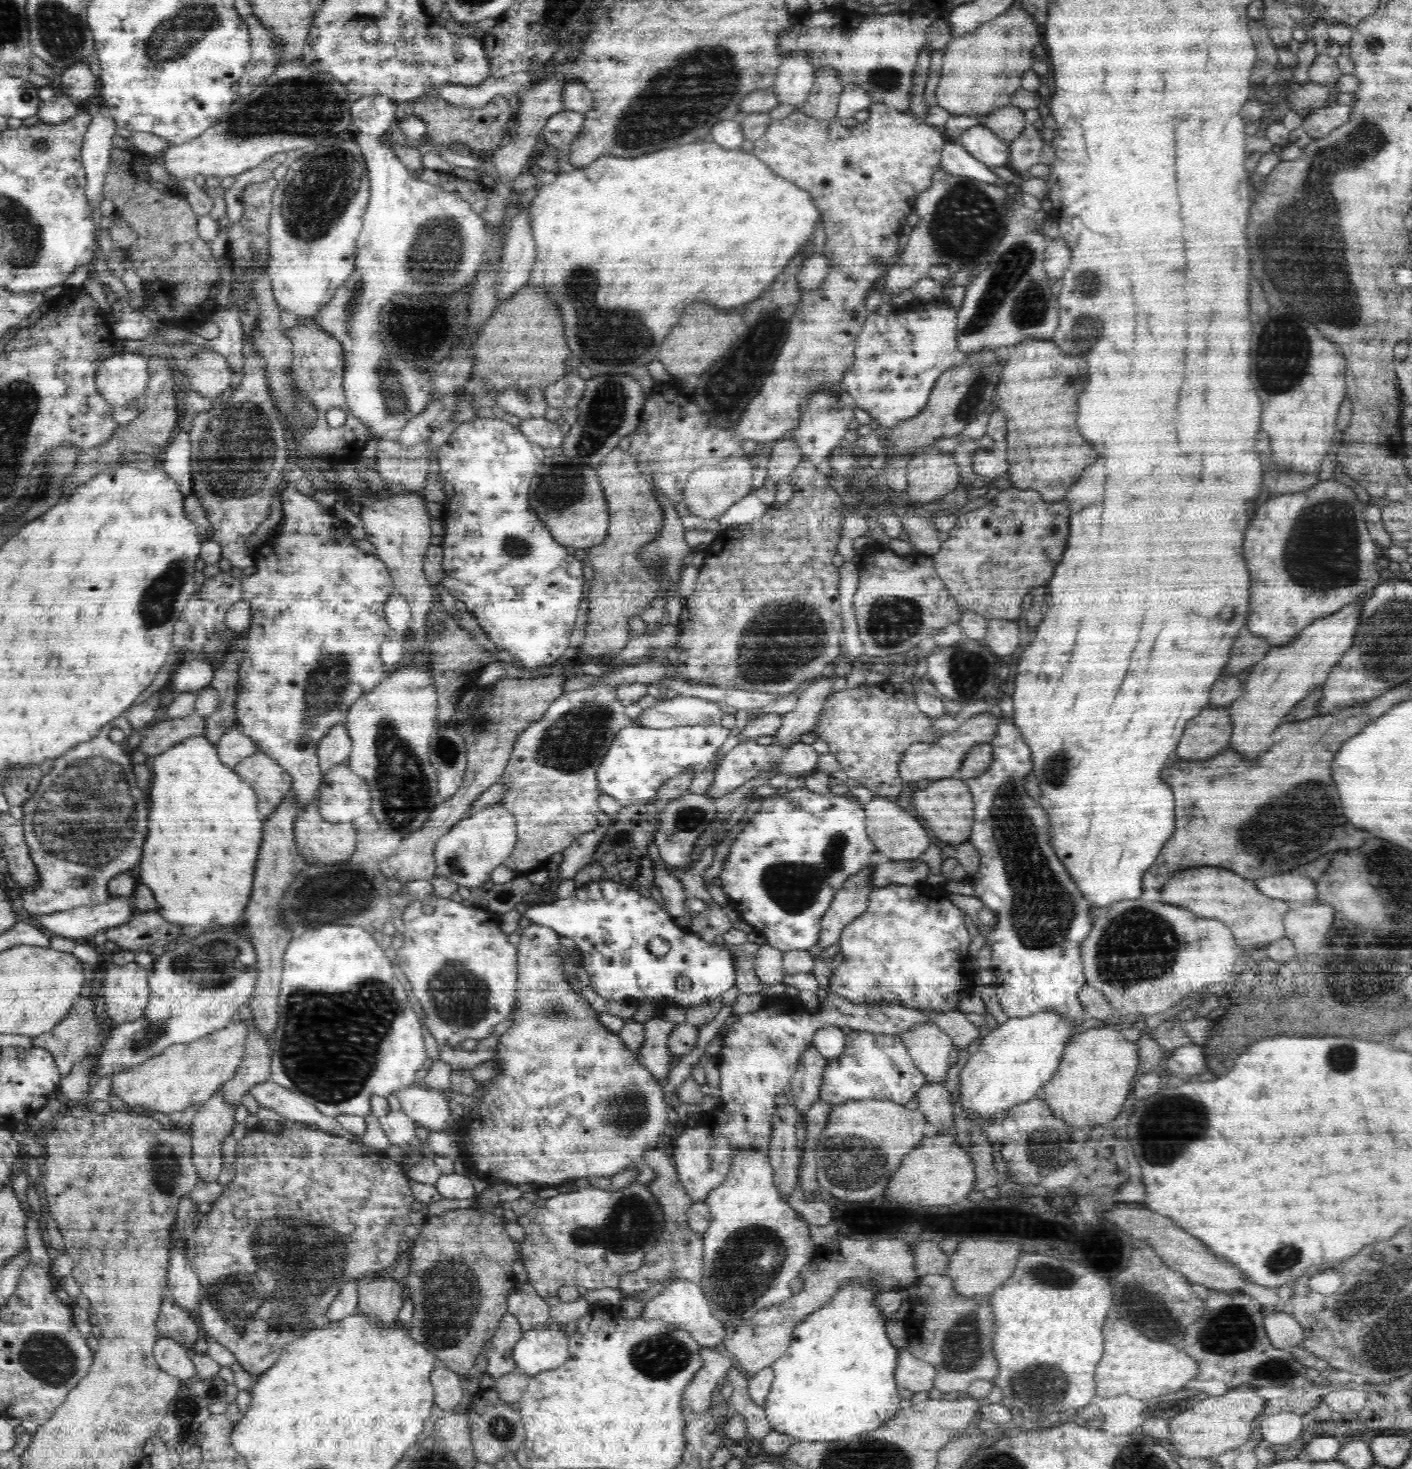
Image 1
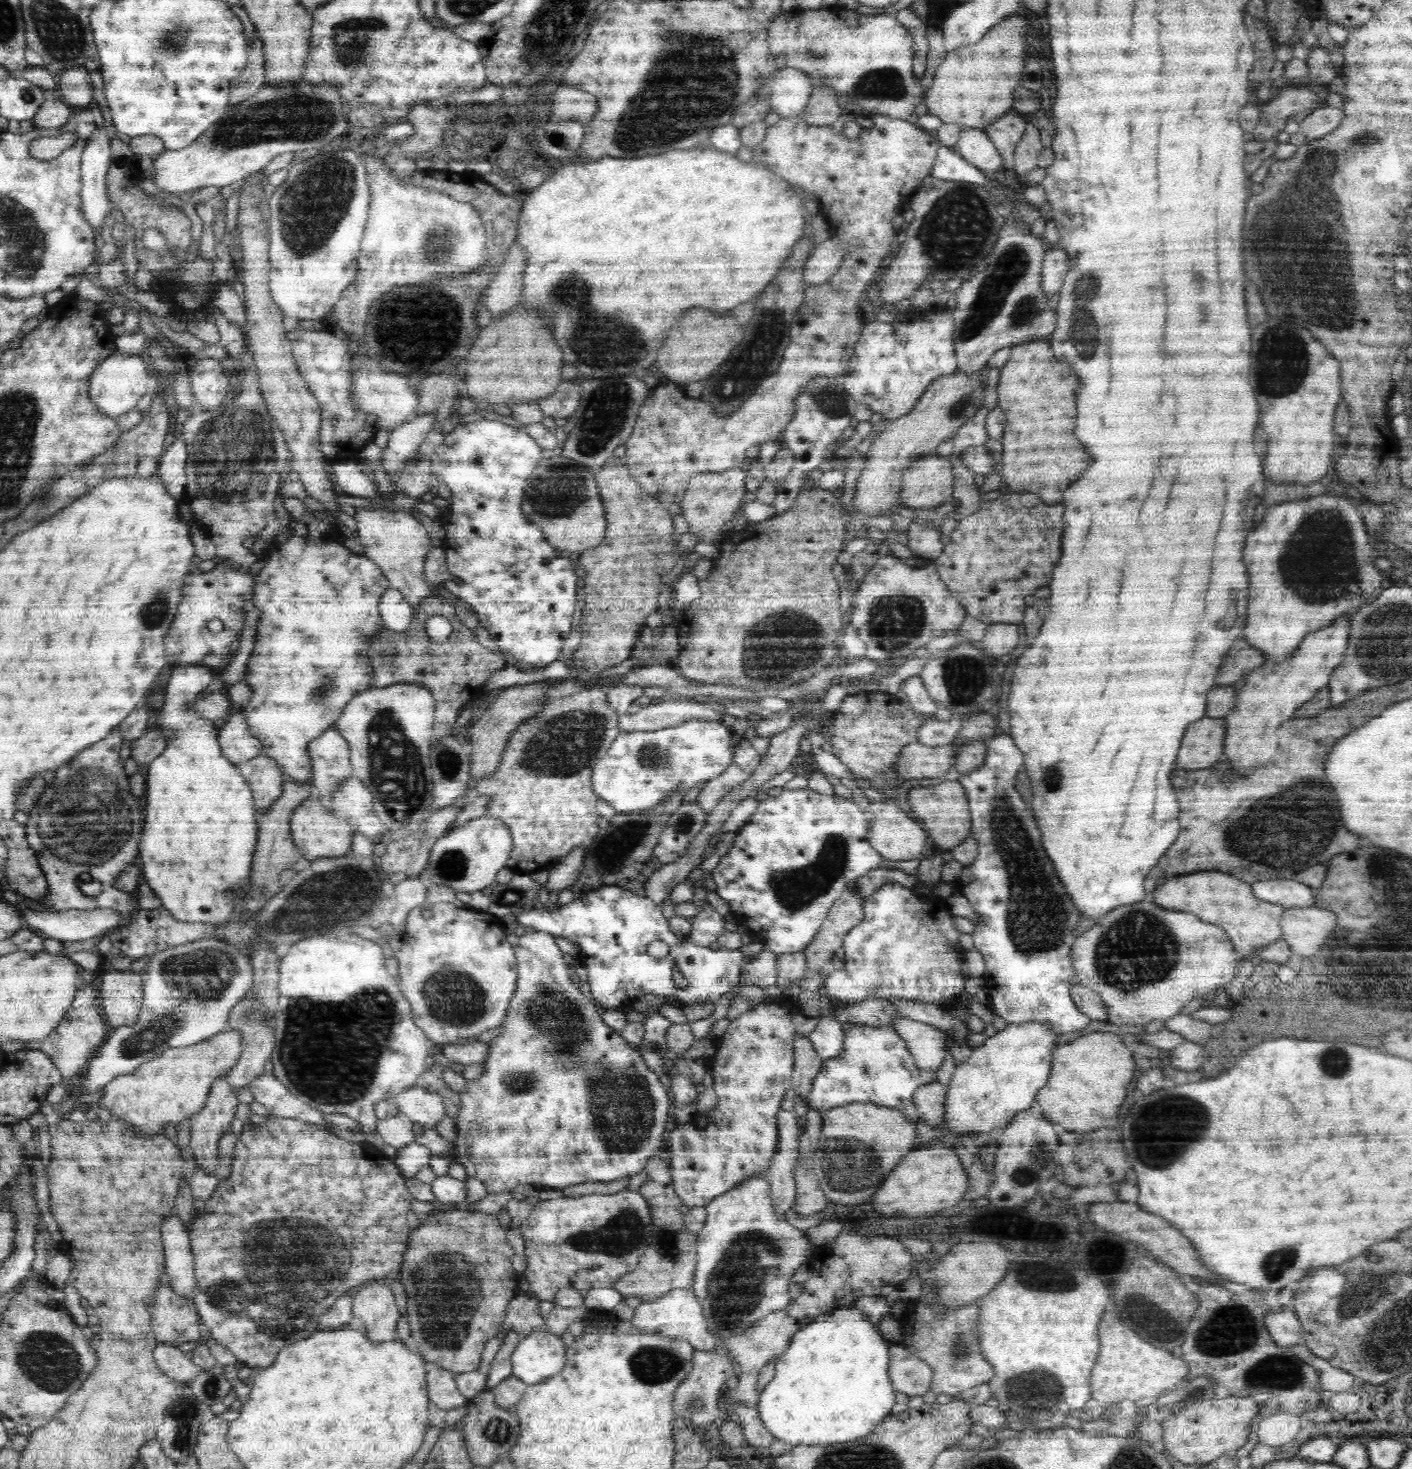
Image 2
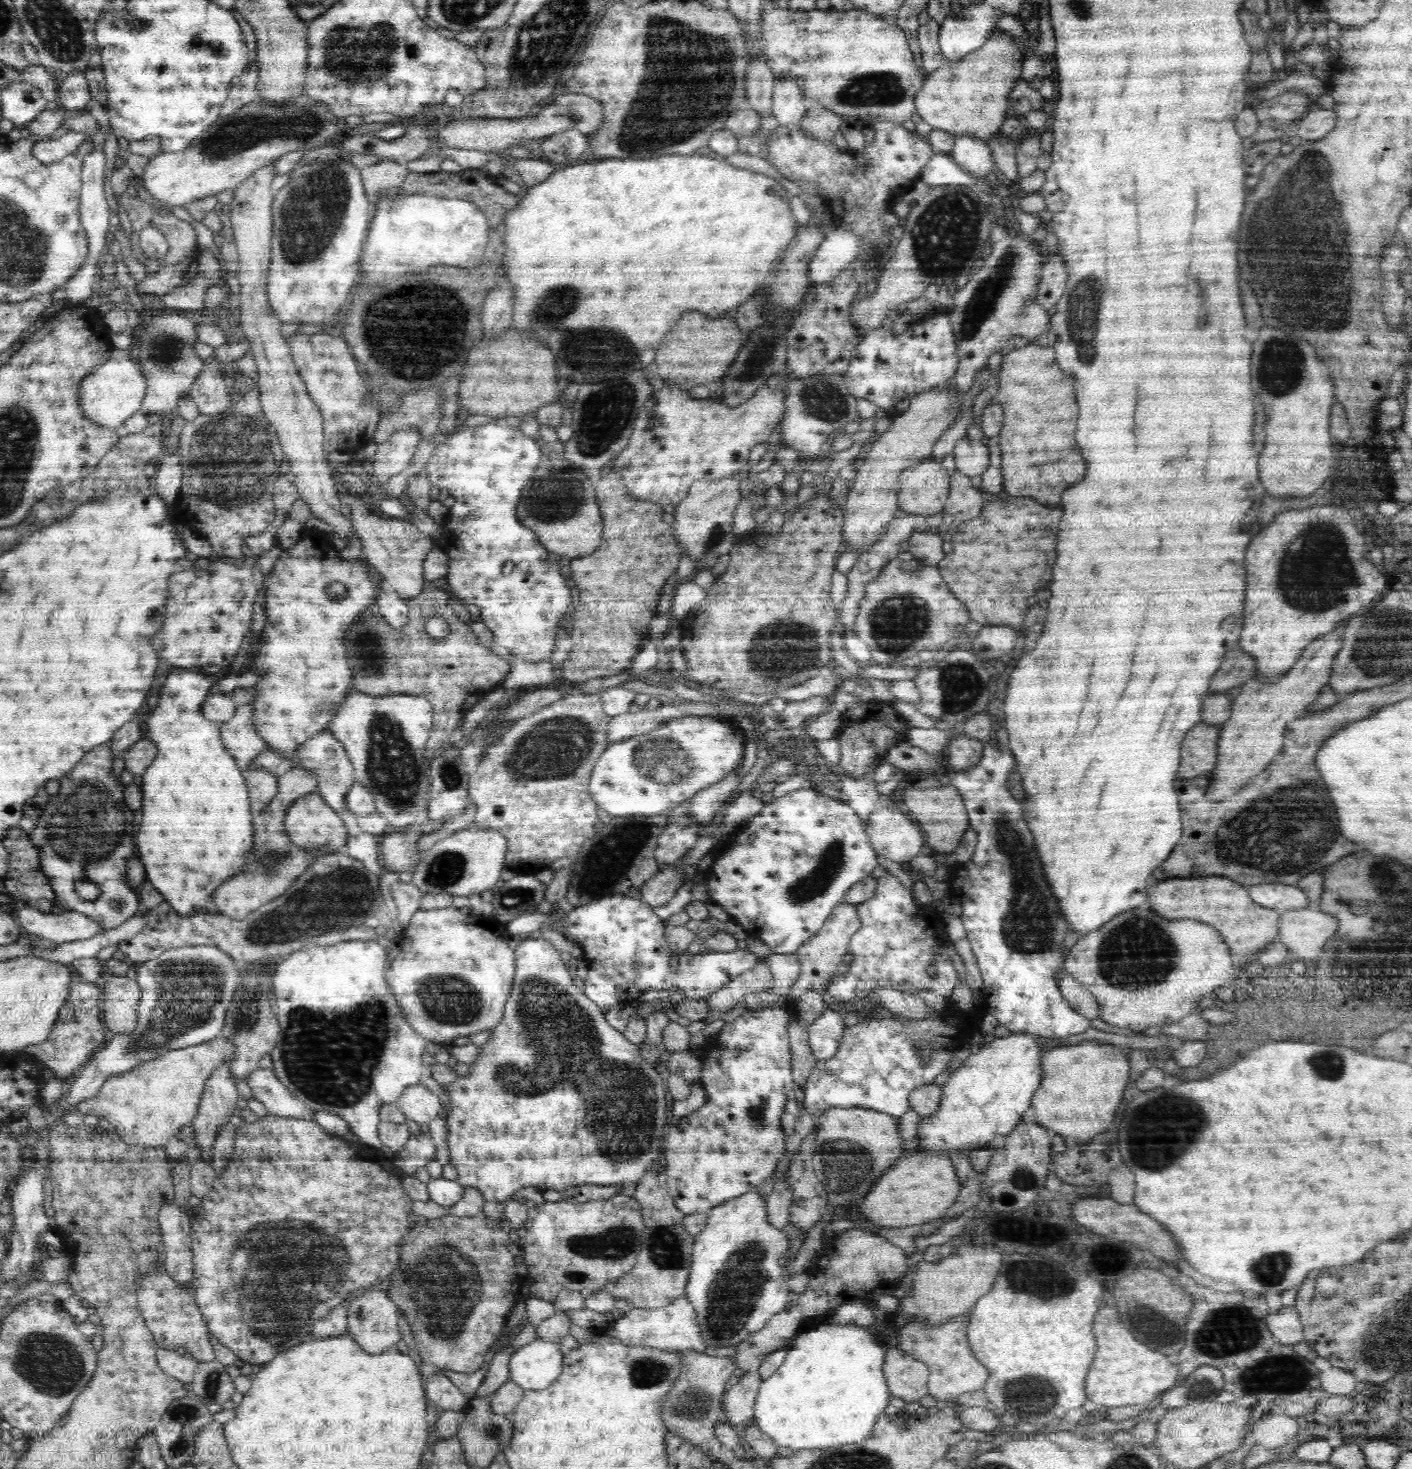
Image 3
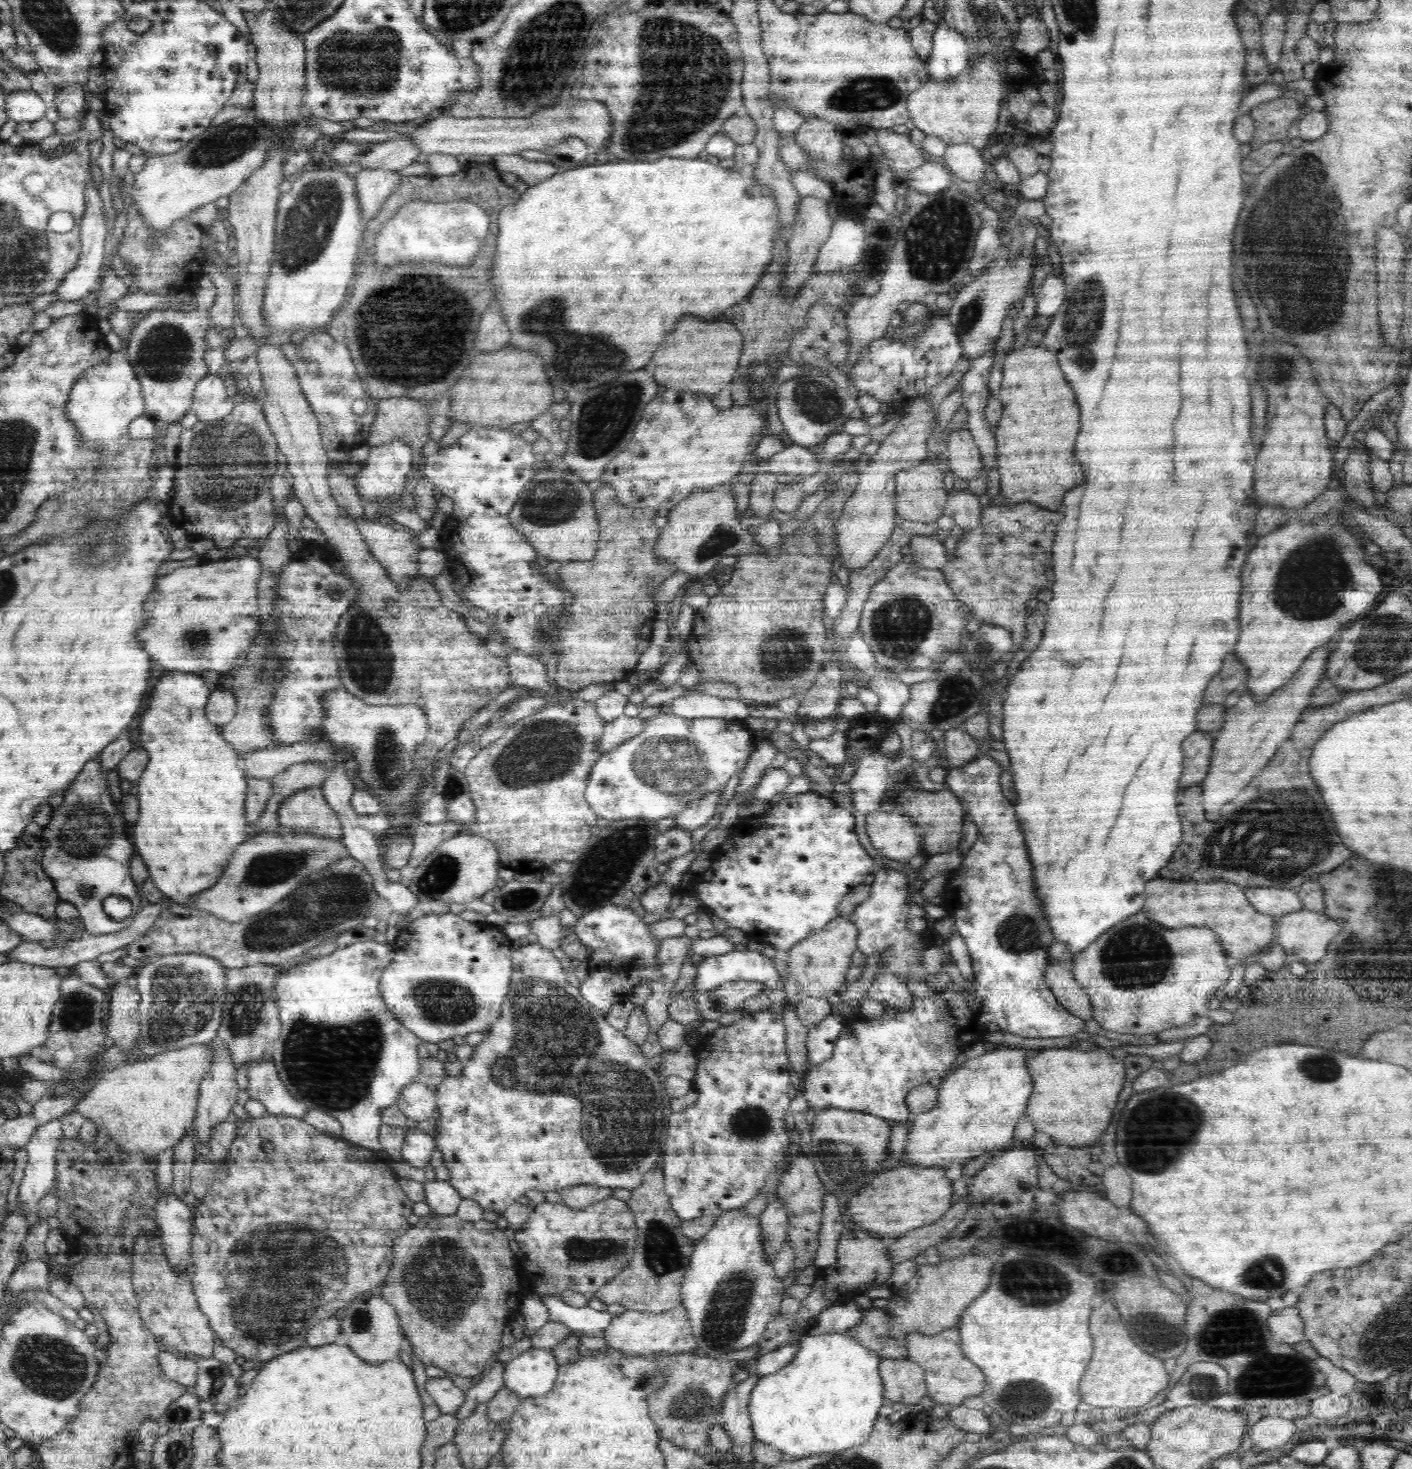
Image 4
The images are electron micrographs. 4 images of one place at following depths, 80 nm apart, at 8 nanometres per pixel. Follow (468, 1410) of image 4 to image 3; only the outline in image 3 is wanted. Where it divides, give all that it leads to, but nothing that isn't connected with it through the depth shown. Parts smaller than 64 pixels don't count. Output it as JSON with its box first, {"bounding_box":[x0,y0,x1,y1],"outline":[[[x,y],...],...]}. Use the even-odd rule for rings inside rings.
{"bounding_box":[473,1335,515,1398],"outline":[[[508,1335],[509,1343],[500,1352],[496,1353],[489,1362],[489,1369],[485,1373],[485,1379],[477,1388],[473,1398],[484,1398],[496,1392],[509,1378],[509,1360],[513,1354],[513,1340],[515,1335]]]}

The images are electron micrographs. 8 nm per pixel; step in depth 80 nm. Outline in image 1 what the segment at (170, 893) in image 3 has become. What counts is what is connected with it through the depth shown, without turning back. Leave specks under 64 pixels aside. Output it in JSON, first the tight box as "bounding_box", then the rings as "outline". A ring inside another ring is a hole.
{"bounding_box":[137,657,263,936],"outline":[[[202,657],[179,662],[174,667],[170,678],[174,694],[194,693],[200,688],[209,686],[217,666],[215,662]],[[204,734],[182,739],[178,744],[174,744],[160,755],[156,755],[152,764],[153,781],[148,790],[149,797],[149,815],[148,818],[148,836],[144,842],[144,854],[142,854],[137,869],[137,878],[140,882],[150,887],[156,899],[157,910],[160,916],[168,923],[182,927],[184,936],[198,935],[204,931],[218,929],[220,927],[233,926],[242,921],[242,912],[247,905],[251,895],[255,862],[262,842],[263,818],[259,817],[258,801],[255,790],[242,777],[230,768],[218,757],[217,746],[208,741]]]}

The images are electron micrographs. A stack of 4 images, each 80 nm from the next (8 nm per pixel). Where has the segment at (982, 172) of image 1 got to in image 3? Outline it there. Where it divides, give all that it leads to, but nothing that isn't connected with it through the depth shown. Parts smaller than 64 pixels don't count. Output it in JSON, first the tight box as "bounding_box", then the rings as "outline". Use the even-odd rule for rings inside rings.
{"bounding_box":[919,152,978,186],"outline":[[[938,152],[932,155],[930,162],[920,171],[919,180],[928,186],[972,185],[978,176],[962,170],[953,160],[950,153]]]}

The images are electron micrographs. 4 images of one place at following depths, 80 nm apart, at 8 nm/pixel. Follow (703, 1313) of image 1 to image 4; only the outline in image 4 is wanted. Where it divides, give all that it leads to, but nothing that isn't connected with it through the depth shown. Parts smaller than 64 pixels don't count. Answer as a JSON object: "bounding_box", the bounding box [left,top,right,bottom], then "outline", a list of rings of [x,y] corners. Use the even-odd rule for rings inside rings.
{"bounding_box":[602,1304,697,1356],"outline":[[[680,1304],[666,1312],[642,1313],[628,1310],[614,1317],[602,1337],[605,1344],[628,1356],[646,1356],[655,1353],[685,1353],[697,1348],[686,1309]]]}

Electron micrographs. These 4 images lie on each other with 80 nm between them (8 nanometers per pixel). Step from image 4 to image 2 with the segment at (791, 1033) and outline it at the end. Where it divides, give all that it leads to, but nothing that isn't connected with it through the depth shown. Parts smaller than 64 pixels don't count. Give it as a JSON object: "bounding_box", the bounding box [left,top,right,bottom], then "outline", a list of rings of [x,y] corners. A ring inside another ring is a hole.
{"bounding_box":[791,1033,823,1102],"outline":[[[802,1033],[793,1036],[794,1066],[791,1088],[797,1097],[807,1102],[812,1090],[812,1080],[821,1071],[823,1059],[817,1055],[810,1039]]]}

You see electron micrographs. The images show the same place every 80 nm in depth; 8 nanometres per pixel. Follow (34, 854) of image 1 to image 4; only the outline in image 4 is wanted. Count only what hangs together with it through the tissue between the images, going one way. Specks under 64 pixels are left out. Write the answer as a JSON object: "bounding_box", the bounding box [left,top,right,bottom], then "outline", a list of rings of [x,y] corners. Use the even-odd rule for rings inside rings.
{"bounding_box":[41,756,142,935],"outline":[[[99,756],[84,766],[84,772],[66,792],[66,800],[58,812],[52,812],[50,826],[43,828],[41,868],[52,878],[61,901],[72,903],[80,912],[79,918],[88,935],[114,934],[128,928],[142,907],[139,886],[132,880],[129,860],[136,854],[130,842],[132,829],[122,818],[120,806],[112,801],[106,788],[106,776],[101,773]],[[108,896],[123,896],[132,903],[132,913],[121,920],[104,913],[102,902]]]}

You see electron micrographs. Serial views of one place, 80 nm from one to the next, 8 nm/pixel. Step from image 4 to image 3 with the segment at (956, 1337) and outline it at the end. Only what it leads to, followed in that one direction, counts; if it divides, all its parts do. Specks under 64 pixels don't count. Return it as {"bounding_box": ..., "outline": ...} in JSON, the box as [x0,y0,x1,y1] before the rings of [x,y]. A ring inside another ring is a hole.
{"bounding_box":[897,1313,988,1403],"outline":[[[967,1313],[954,1316],[950,1322],[938,1326],[928,1326],[925,1322],[917,1320],[916,1316],[897,1334],[900,1340],[898,1347],[929,1368],[929,1394],[937,1400],[951,1403],[964,1392],[982,1389],[988,1380],[988,1369],[974,1358],[966,1327]]]}

